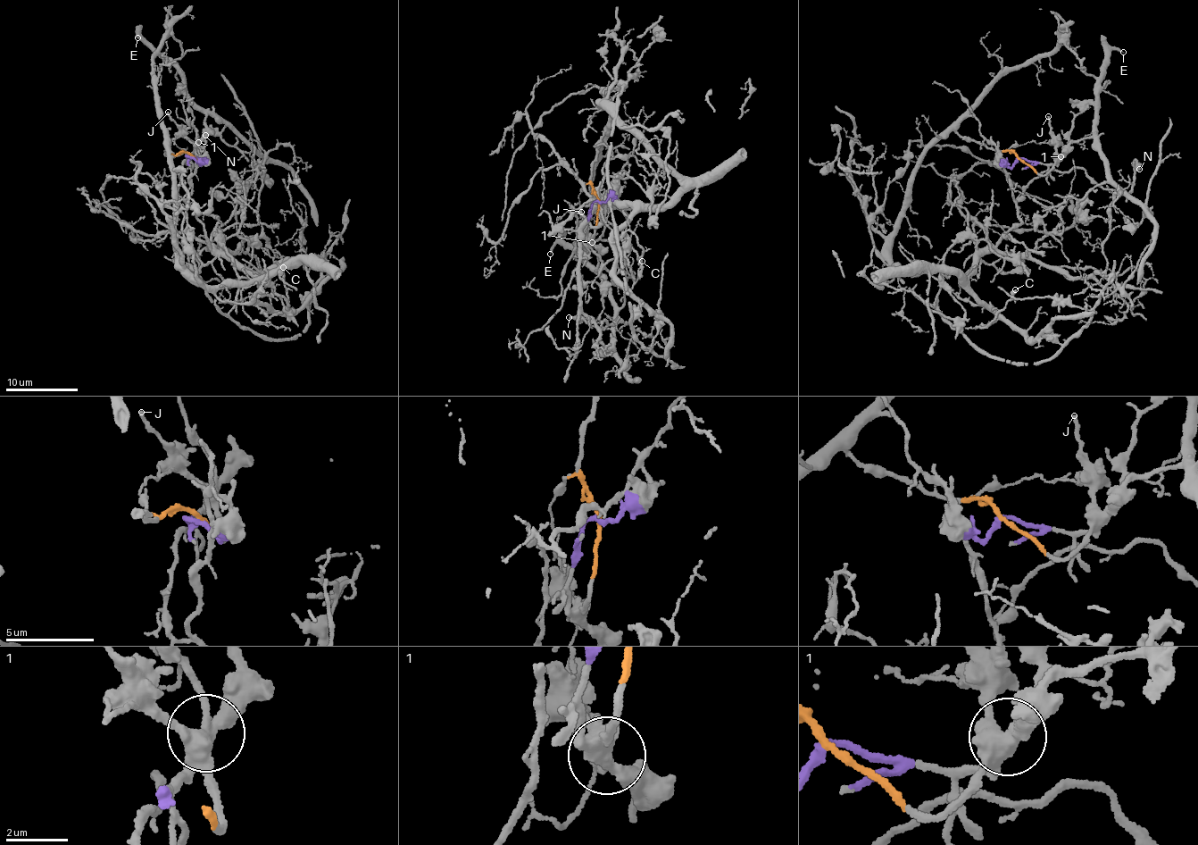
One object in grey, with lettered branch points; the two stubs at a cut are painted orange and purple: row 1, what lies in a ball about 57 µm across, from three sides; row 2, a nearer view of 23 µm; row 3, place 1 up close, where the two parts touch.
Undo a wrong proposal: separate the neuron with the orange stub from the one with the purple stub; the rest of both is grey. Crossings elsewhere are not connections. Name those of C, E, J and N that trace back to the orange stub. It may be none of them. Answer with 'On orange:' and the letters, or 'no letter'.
On orange: C

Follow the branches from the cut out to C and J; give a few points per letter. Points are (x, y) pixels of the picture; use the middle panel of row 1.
C: (598, 203), (592, 165), (613, 112), (604, 104), (680, 184), (615, 234), (636, 237), (641, 262)
J: (598, 203), (593, 204), (588, 214), (587, 237), (590, 236), (580, 211)

